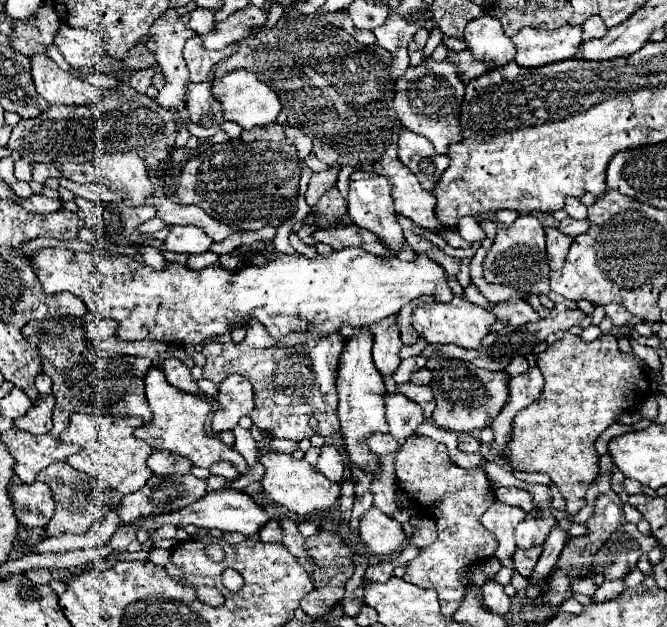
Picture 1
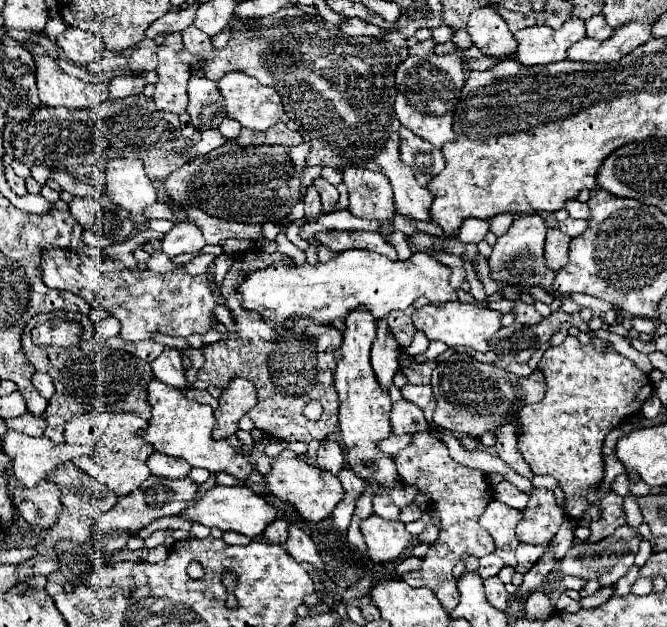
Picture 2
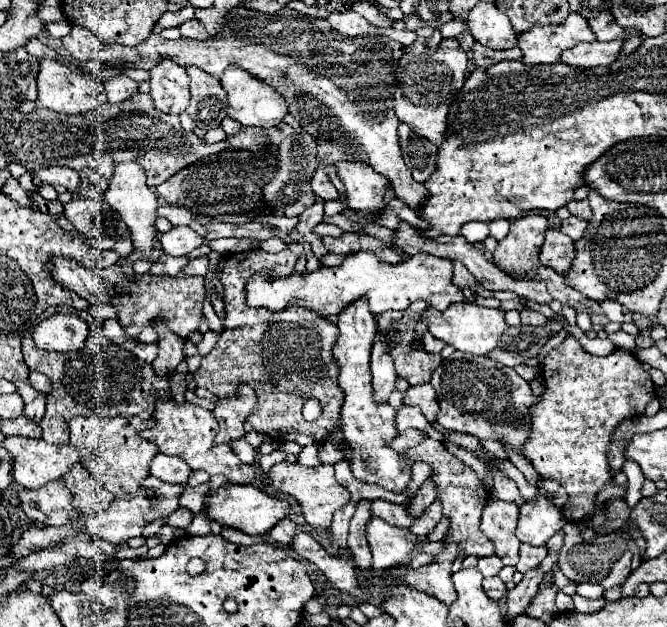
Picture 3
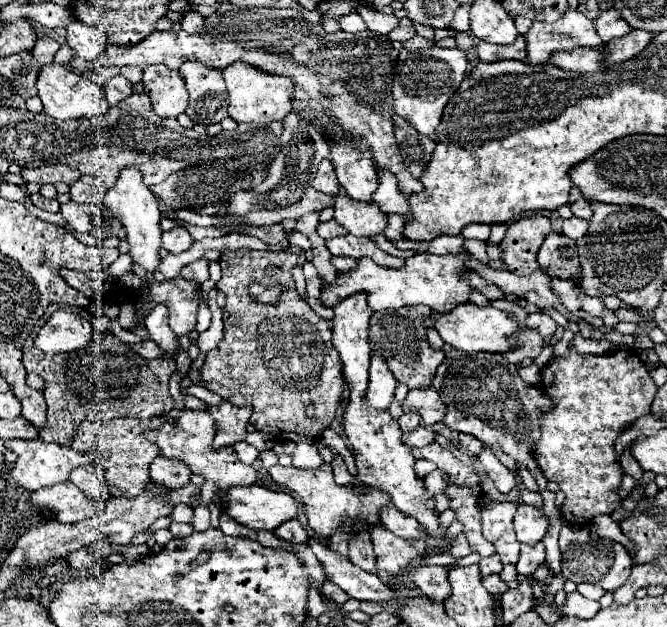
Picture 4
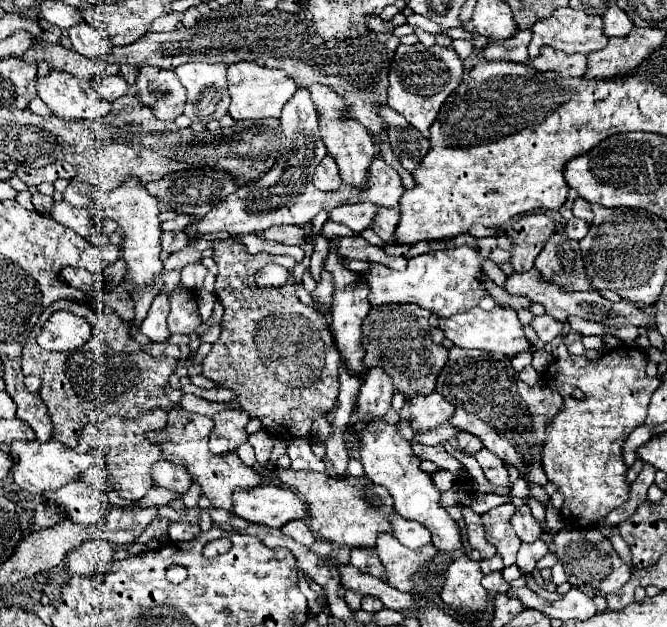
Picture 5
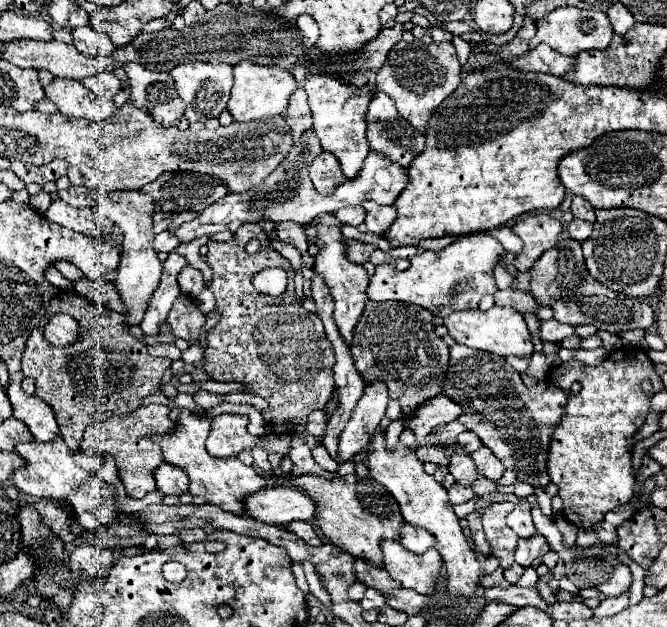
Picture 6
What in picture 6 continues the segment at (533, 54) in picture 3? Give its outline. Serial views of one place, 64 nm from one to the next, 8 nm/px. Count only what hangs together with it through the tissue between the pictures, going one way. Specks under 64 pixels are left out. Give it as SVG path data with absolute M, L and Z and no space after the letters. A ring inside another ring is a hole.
M566 6L566 8L556 8L552 14L548 14L536 22L536 36L528 42L528 48L534 50L534 46L538 46L540 42L546 42L560 54L576 56L578 52L586 52L586 50L606 50L612 36L614 36L614 32L612 32L610 20L604 12L580 10L580 8Z

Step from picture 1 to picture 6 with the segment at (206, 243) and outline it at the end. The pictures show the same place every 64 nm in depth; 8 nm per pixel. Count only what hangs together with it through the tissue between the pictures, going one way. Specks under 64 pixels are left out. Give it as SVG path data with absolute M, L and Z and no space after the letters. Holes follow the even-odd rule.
M160 232L160 234L156 236L156 240L154 240L154 250L168 254L168 252L172 252L174 248L178 248L180 242L182 242L182 240L178 240L178 236L172 236L172 232Z

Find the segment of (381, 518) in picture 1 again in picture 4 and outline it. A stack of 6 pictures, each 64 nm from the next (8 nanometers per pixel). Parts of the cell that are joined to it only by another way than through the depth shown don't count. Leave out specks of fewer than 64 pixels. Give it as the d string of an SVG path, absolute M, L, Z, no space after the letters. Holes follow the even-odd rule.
M382 524L370 530L370 538L376 554L376 570L378 570L376 574L384 584L388 584L388 580L398 576L406 564L420 560L424 556L426 542L406 544L406 540L398 540L398 536L394 536Z

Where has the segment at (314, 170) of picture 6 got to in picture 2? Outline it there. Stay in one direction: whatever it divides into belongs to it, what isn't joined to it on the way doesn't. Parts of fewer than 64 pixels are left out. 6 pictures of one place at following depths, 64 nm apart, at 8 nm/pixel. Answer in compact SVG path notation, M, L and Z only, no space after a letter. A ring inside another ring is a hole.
M322 176L314 180L318 192L320 192L320 200L322 200L322 214L332 214L334 212L334 206L338 202L338 190L326 182Z

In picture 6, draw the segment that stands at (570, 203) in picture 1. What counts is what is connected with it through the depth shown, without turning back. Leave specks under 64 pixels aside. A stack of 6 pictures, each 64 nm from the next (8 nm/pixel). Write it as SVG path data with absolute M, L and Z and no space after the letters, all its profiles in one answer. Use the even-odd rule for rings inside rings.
M574 196L574 200L572 200L572 214L574 214L576 218L588 220L588 222L594 222L594 220L596 220L594 208L590 206L588 200L582 200L582 196Z

